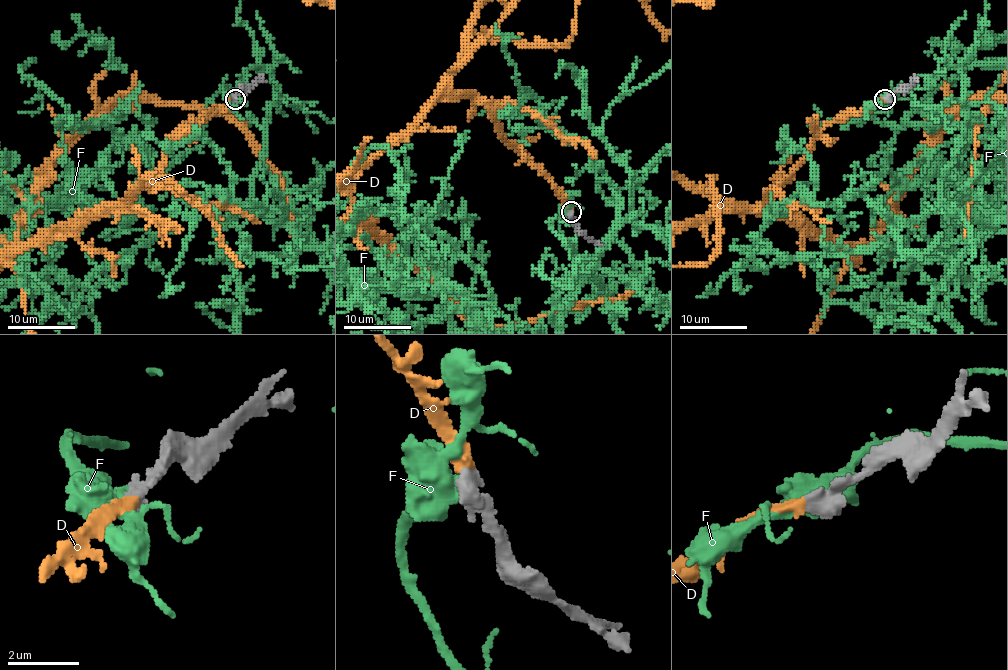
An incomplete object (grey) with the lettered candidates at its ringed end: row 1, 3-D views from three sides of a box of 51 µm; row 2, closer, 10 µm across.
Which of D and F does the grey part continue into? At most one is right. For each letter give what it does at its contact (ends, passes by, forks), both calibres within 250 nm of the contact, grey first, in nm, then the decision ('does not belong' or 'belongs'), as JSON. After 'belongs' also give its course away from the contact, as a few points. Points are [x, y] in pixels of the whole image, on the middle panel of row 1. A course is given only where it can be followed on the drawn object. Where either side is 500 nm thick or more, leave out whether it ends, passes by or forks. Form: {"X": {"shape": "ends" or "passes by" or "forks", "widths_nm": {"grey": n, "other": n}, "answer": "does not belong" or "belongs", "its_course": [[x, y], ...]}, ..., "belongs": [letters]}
{"D": {"widths_nm": {"grey": 550, "other": 340}, "answer": "belongs"}, "F": {"widths_nm": {"grey": 600, "other": 650}, "answer": "does not belong"}, "belongs": ["D"]}

